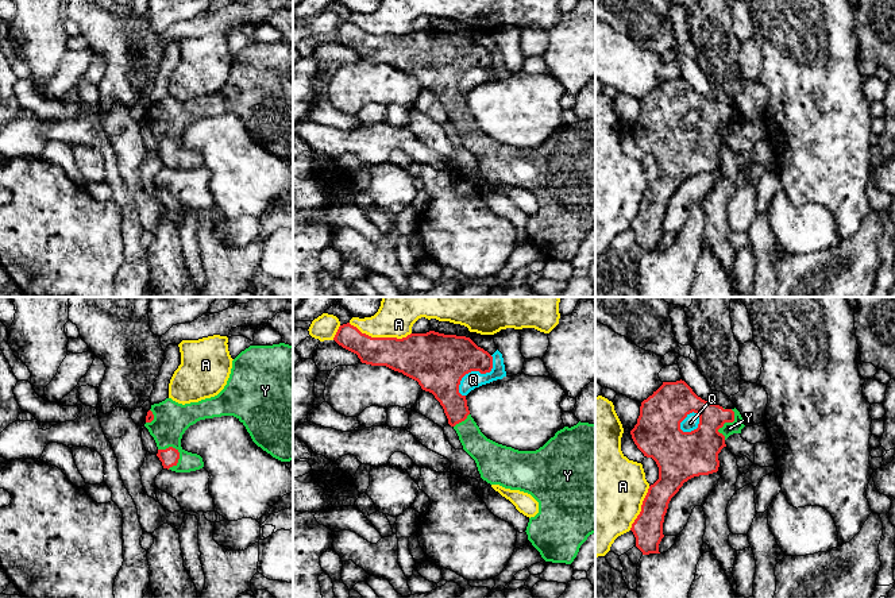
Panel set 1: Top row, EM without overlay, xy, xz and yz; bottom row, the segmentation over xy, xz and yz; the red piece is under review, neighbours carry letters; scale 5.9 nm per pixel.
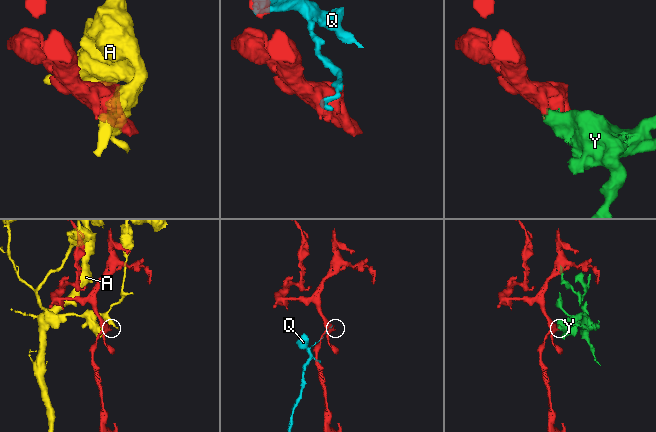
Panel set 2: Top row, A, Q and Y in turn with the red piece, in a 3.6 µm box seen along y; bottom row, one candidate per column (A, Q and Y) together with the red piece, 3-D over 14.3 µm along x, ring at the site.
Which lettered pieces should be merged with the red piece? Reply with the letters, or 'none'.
Y

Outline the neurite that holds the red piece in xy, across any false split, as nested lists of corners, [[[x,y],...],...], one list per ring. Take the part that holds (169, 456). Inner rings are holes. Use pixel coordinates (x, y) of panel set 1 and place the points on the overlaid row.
[[[250,346],[234,360],[224,389],[215,397],[198,402],[178,404],[166,398],[151,405],[144,427],[154,437],[163,468],[190,472],[204,467],[202,458],[185,451],[181,439],[185,431],[200,420],[234,416],[250,433],[252,441],[281,462],[293,460],[293,346]]]

